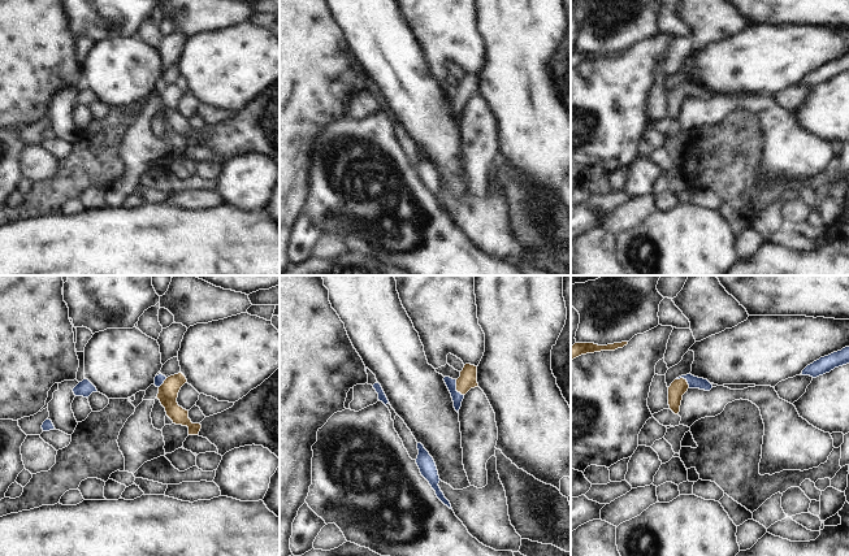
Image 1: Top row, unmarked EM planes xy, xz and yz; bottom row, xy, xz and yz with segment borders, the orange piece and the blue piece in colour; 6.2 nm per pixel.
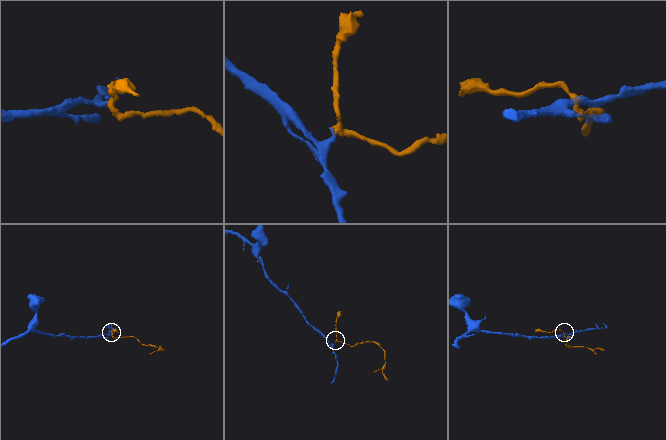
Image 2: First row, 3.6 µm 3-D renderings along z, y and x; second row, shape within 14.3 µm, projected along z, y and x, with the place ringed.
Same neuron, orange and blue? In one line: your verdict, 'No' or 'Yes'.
Yes.

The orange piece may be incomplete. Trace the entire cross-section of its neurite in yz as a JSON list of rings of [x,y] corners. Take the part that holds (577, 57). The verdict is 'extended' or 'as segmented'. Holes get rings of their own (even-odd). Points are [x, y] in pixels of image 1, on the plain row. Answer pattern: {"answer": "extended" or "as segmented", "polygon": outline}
{"answer": "as segmented", "polygon": [[[628,51],[614,52],[607,55],[598,55],[594,52],[575,52],[573,55],[571,55],[571,69],[586,62],[594,62],[601,60],[615,60],[618,57],[623,57],[627,53]]]}

